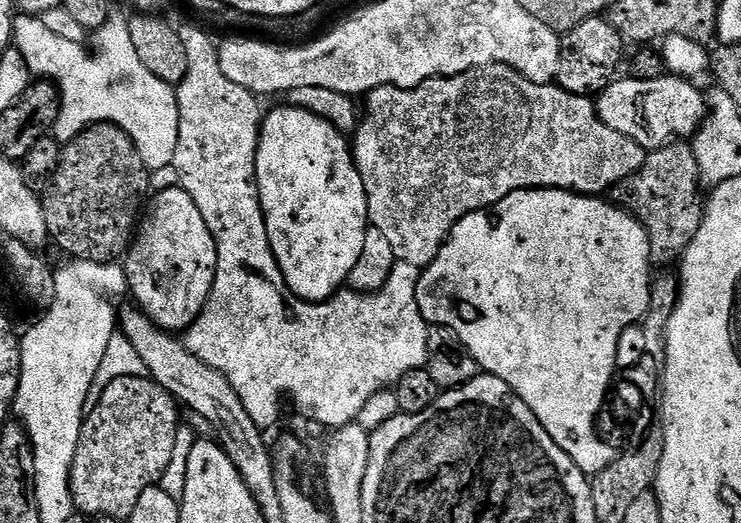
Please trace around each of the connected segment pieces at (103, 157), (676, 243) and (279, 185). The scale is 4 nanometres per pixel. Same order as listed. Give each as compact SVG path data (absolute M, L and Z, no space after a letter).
M92 125L60 149L60 163L56 165L55 173L47 185L48 193L43 193L42 196L47 231L50 236L52 232L53 238L66 251L72 252L68 254L75 254L96 263L117 263L132 246L134 233L149 195L148 176L150 170L142 162L136 143L118 125Z
M673 142L662 148L649 151L644 165L633 174L632 180L624 184L623 207L633 217L640 219L645 228L646 238L650 242L653 261L679 261L692 244L692 239L704 221L705 197L700 197L702 185L698 158L691 143Z
M283 106L276 108L268 117L264 124L258 128L258 143L256 149L256 188L260 192L260 209L264 212L264 221L266 222L266 234L272 247L274 258L280 267L280 274L287 291L297 300L306 300L309 302L323 302L329 300L331 296L336 295L348 284L348 276L354 270L354 265L358 263L358 258L362 256L362 246L366 242L366 234L370 227L368 222L368 199L364 193L364 183L360 181L359 175L354 174L354 164L351 159L348 160L344 155L349 155L350 140L343 132L339 132L330 122L310 114L304 108L293 108Z

